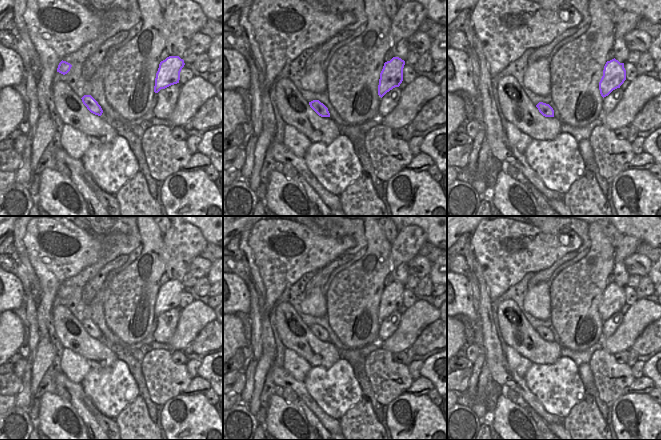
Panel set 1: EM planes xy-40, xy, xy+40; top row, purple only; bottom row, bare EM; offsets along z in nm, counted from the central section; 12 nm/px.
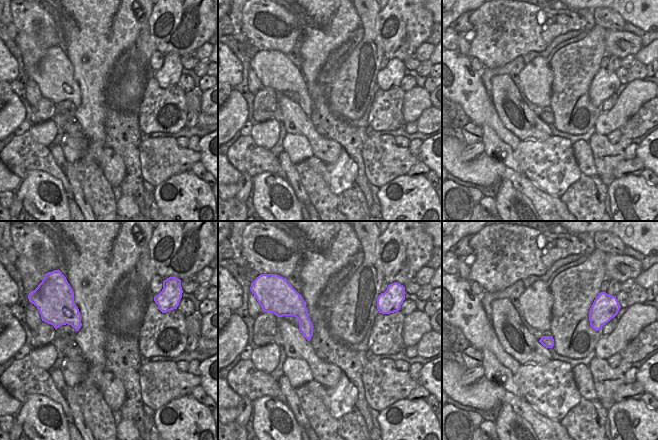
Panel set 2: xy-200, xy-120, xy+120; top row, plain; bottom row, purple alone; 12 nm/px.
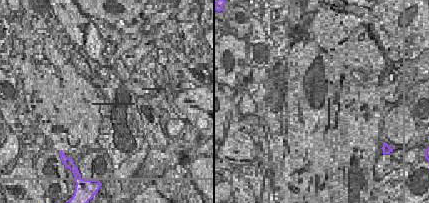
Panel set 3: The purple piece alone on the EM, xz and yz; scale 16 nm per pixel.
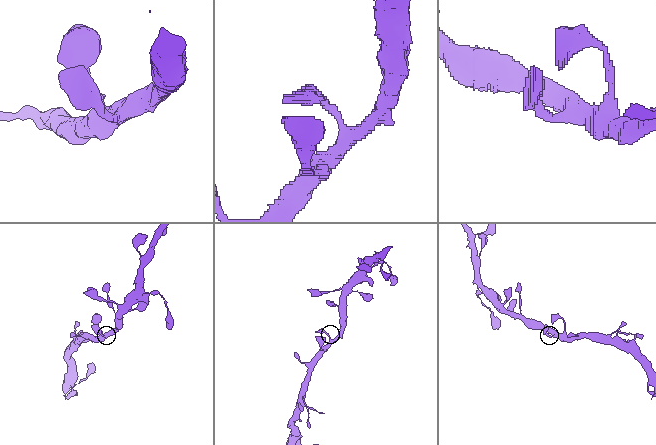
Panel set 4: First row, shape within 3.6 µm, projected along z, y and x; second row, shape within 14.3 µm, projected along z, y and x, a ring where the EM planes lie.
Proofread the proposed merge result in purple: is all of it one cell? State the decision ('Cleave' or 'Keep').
Keep.

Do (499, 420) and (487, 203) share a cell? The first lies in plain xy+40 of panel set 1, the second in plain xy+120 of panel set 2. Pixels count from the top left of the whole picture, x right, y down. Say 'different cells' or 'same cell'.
different cells

